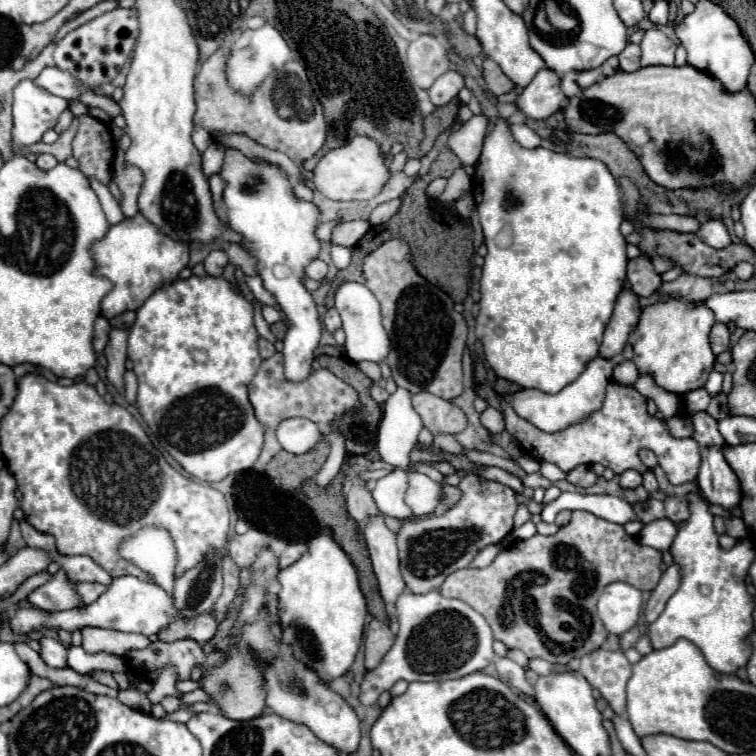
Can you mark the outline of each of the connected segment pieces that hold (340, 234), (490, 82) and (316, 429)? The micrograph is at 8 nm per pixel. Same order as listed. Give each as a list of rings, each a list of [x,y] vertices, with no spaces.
[[[348,221],[336,226],[332,242],[342,246],[354,246],[366,234],[368,221]]]
[[[484,60],[484,80],[486,80],[486,88],[492,96],[506,94],[514,88],[514,84],[504,76],[504,72],[500,70],[500,66],[494,60]]]
[[[288,418],[276,428],[280,446],[290,454],[306,454],[322,440],[322,428],[308,418]]]

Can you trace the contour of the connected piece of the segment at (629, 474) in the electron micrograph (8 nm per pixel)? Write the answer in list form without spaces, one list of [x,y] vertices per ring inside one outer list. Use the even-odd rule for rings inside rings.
[[[626,470],[624,474],[620,474],[620,486],[622,488],[638,488],[642,484],[642,474],[636,470]]]

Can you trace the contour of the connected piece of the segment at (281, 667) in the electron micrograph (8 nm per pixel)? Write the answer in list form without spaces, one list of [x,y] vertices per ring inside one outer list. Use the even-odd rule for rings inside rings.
[[[264,546],[260,548],[256,560],[248,566],[250,570],[250,584],[244,592],[244,602],[240,606],[240,618],[242,618],[242,634],[240,638],[246,642],[260,660],[268,660],[268,668],[264,668],[264,690],[266,690],[266,708],[270,712],[276,712],[278,716],[284,716],[288,720],[294,720],[298,724],[308,726],[320,740],[326,744],[350,754],[358,748],[360,742],[360,722],[354,714],[354,710],[344,702],[342,696],[338,696],[328,684],[324,684],[312,668],[304,668],[300,660],[292,656],[292,648],[280,640],[280,604],[278,604],[278,556],[272,552],[272,548]]]

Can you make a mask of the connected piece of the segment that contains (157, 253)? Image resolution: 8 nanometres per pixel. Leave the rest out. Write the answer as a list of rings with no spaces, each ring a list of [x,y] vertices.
[[[142,214],[110,226],[108,234],[92,244],[92,250],[96,260],[96,274],[108,278],[114,286],[114,290],[102,298],[102,316],[108,320],[120,316],[126,310],[140,308],[154,290],[174,282],[178,272],[188,266],[190,256],[186,244],[174,242],[166,234],[158,232],[158,228],[152,226]]]

